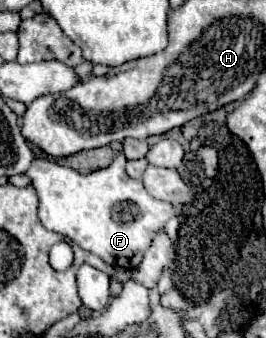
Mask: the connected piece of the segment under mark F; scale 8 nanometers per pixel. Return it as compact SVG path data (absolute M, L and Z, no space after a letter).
M120 152L106 169L82 175L70 167L36 157L26 175L38 193L40 221L46 229L66 235L108 265L134 269L142 263L154 233L174 215L174 207L150 197L140 179L126 175L124 165L126 157Z

